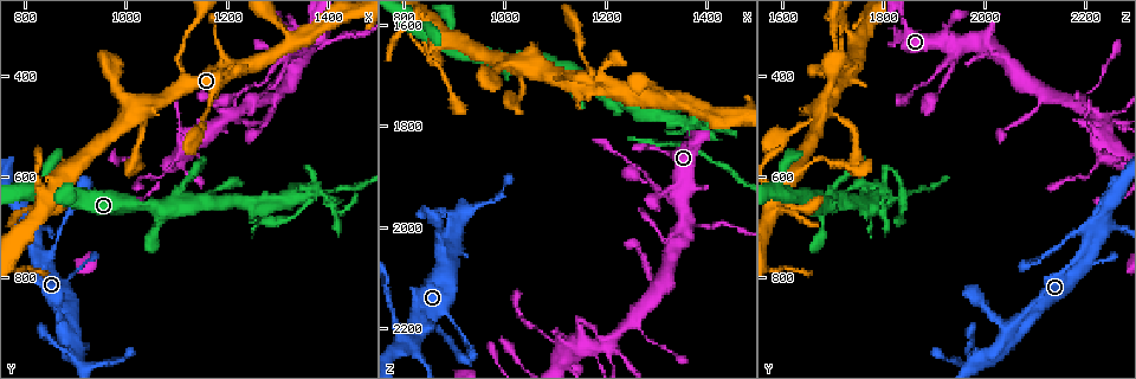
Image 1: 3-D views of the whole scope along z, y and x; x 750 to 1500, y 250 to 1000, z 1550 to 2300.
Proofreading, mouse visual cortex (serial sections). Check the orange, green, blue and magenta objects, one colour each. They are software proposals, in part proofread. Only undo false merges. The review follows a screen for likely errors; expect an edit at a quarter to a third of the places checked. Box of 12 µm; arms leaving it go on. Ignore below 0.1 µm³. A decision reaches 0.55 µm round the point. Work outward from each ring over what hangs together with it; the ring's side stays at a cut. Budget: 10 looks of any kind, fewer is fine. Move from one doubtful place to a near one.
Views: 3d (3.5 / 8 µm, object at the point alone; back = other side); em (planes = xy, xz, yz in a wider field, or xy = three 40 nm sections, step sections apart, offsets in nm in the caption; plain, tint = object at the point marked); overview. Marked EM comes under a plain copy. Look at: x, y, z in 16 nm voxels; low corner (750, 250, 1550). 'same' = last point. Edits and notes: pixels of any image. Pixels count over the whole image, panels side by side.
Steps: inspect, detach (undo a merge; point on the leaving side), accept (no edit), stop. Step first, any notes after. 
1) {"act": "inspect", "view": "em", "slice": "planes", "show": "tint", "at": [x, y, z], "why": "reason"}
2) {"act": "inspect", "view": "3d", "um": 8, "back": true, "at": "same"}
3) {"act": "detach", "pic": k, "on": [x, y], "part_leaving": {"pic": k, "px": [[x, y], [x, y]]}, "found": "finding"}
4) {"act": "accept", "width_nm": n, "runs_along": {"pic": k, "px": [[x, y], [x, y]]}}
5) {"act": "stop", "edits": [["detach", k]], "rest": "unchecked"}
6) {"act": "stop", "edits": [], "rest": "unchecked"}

{"act": "inspect", "view": "3d", "um": 3.5, "at": [840, 765, 2205], "why": "four arms meet"}

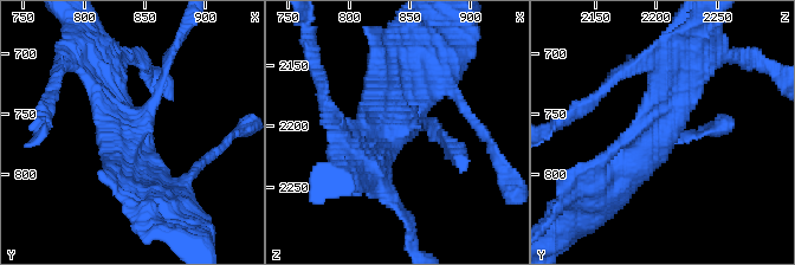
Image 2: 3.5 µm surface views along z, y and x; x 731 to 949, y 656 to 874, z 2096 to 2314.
{"act": "inspect", "view": "em", "slice": "planes", "show": "tint", "at": [842, 770, 2202]}

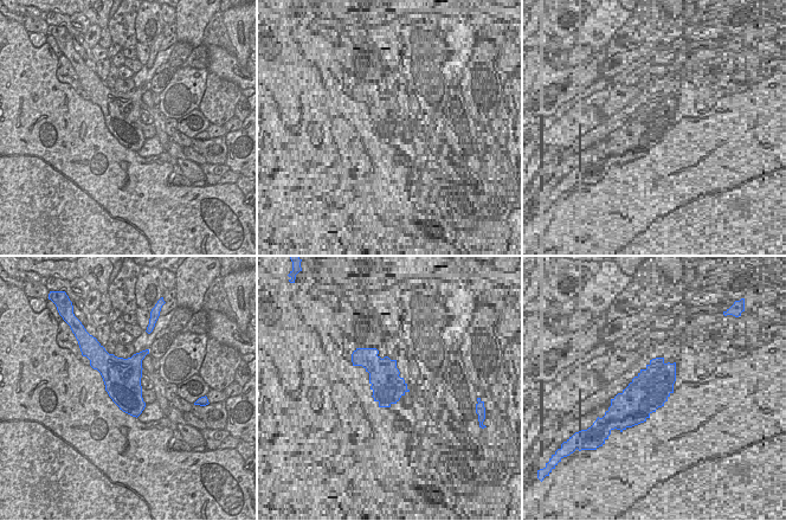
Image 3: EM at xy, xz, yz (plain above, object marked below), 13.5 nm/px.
{"act": "accept", "runs_along": {"pic": 2, "px": [[609, 189], [652, 149], [693, 73]]}, "found": "one cell here"}

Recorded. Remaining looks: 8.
{"act": "inspect", "view": "3d", "um": 8, "at": [1355, 340, 2005], "why": "a fork"}

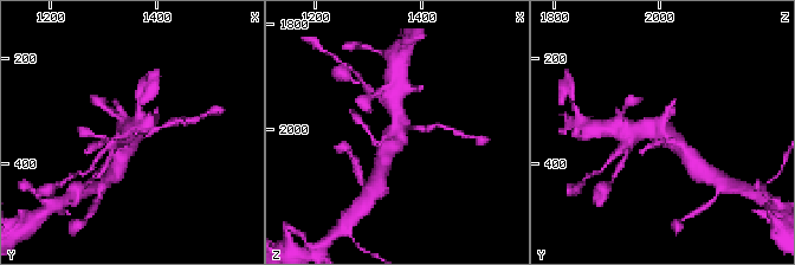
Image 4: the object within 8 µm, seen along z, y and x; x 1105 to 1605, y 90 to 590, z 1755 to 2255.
{"act": "inspect", "view": "em", "slice": "xy", "step": 3, "show": "tint", "at": [1355, 340, 2005]}

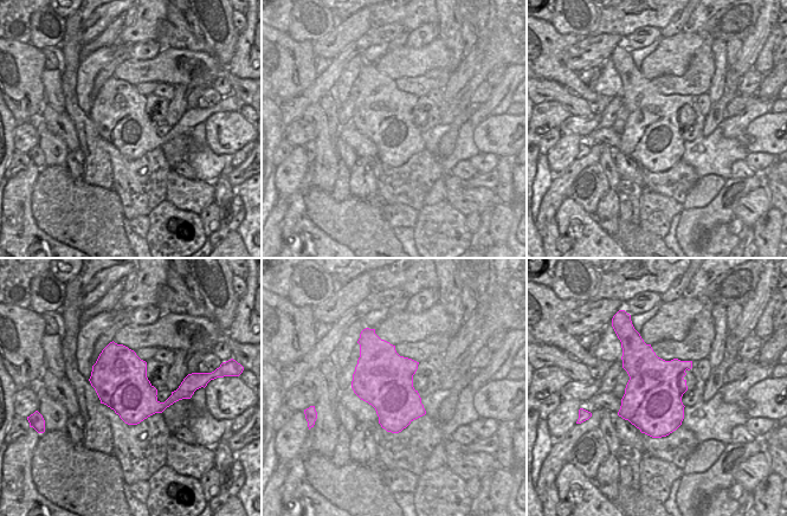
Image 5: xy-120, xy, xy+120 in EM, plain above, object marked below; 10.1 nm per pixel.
{"act": "accept", "runs_along": {"pic": 4, "px": [[629, 131], [664, 133], [686, 152]]}, "found": "one cell here"}

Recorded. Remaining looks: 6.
{"act": "inspect", "view": "3d", "um": 3.5, "at": [1365, 620, 1800], "why": "arms part here"}

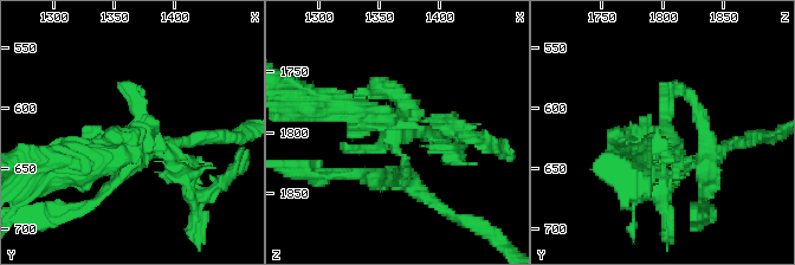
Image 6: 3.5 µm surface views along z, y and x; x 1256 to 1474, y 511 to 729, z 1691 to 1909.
{"act": "detach", "pic": 6, "on": [196, 224], "part_leaving": {"pic": 6, "px": [[399, 124], [406, 173]]}, "found": "a second cell is stuck on"}

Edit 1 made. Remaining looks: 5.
{"act": "inspect", "view": "overview", "why": "see it whole again"}

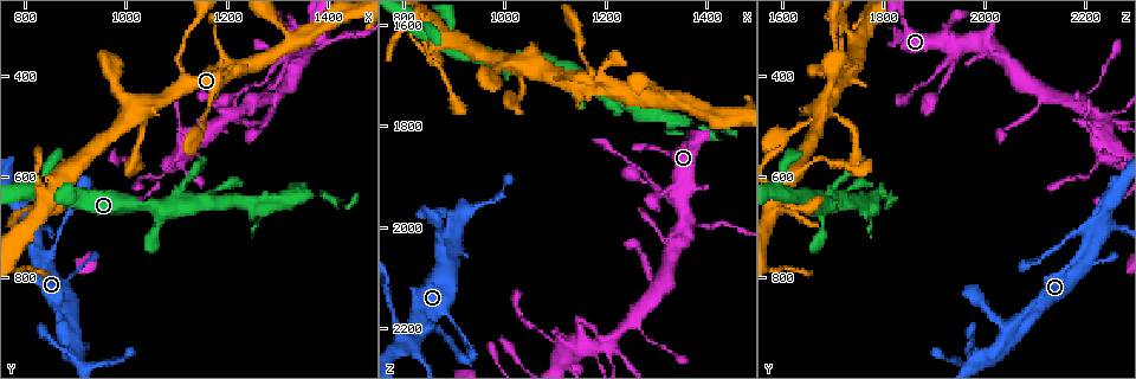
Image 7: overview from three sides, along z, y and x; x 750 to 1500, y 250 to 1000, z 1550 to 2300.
{"act": "inspect", "view": "3d", "um": 3.5, "at": [1200, 480, 2230], "why": "abrupt turn"}

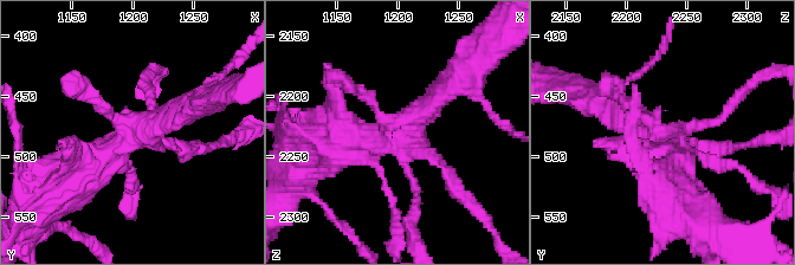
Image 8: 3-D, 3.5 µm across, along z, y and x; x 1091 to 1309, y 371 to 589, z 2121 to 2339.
{"act": "inspect", "view": "em", "slice": "xy", "step": 2, "show": "tint", "at": [1200, 486, 2232], "why": "need the tissue"}

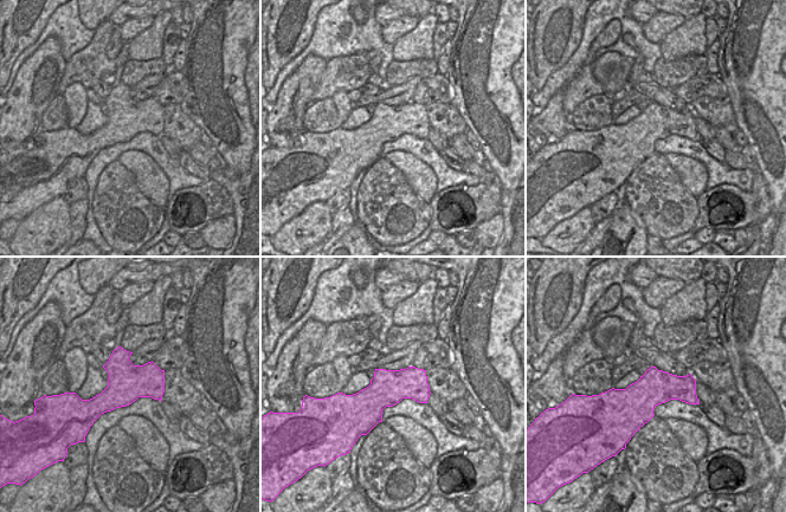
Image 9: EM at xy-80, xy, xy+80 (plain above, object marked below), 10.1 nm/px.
{"act": "accept", "runs_along": {"pic": 8, "px": [[185, 110], [134, 135], [65, 182]]}, "found": "continuous, no second cell"}

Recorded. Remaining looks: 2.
{"act": "stop", "edits": [["detach", 6]], "rest": "unchecked"}

